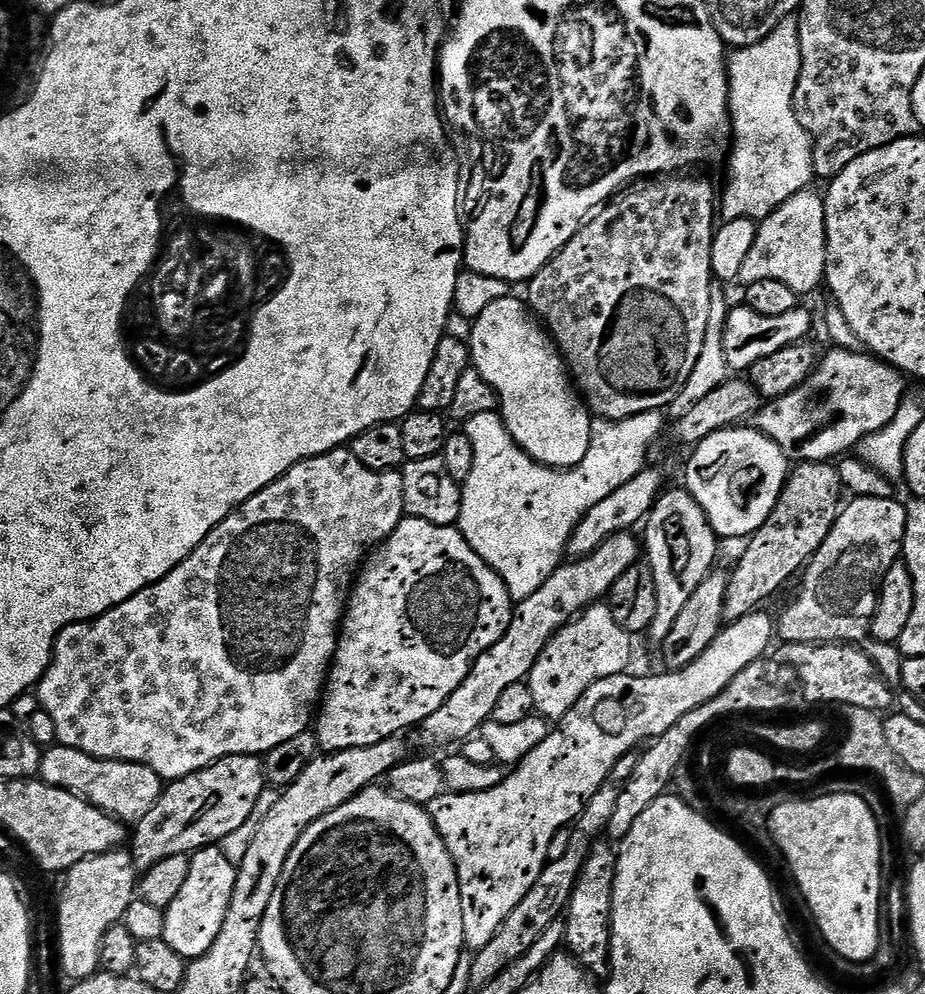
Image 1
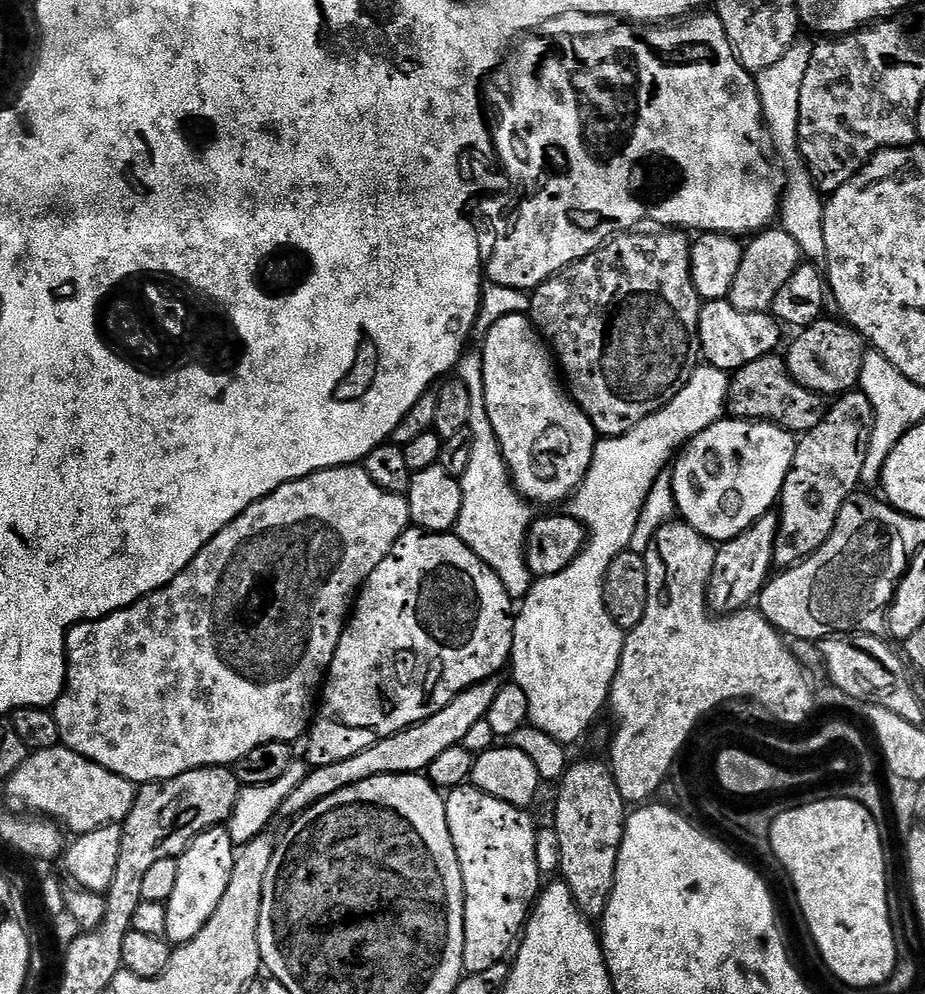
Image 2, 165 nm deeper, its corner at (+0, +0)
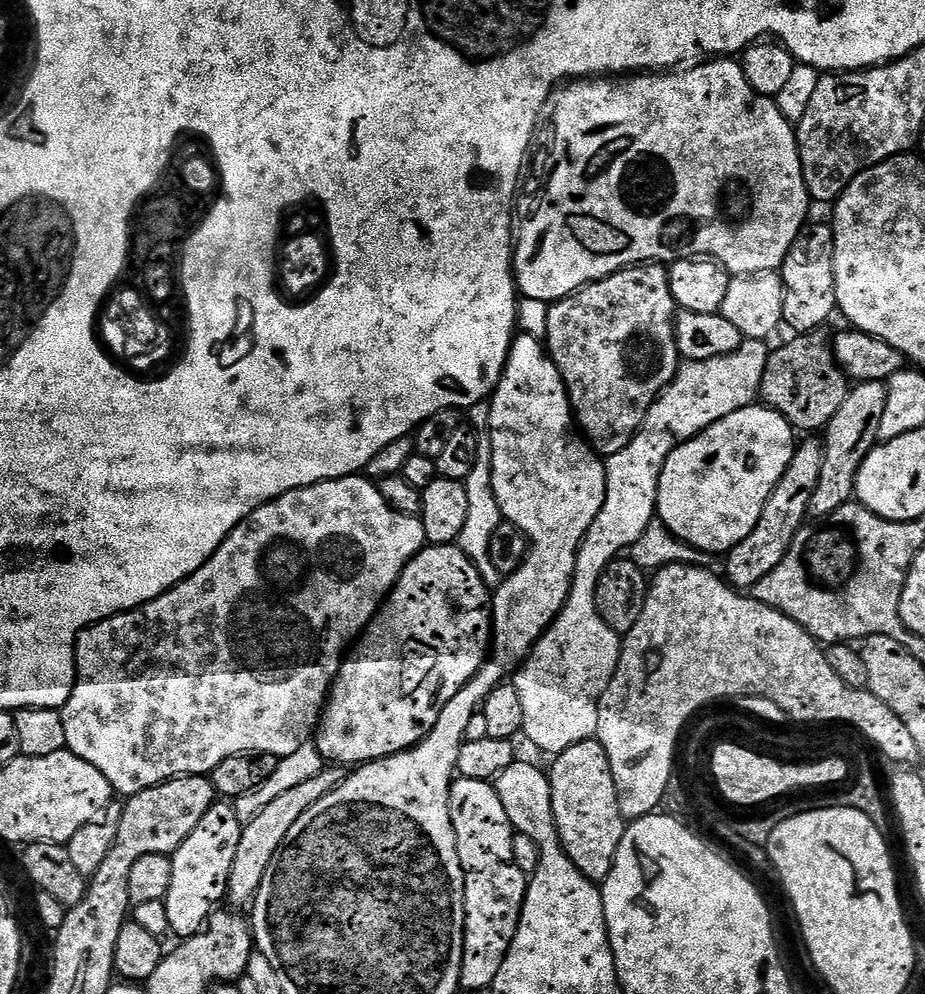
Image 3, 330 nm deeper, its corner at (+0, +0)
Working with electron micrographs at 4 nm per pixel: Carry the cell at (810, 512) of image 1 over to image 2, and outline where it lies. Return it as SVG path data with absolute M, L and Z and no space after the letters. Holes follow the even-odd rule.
M853 390L843 393L833 404L814 430L797 439L794 462L780 491L780 525L772 559L780 570L794 567L823 546L834 530L834 522L838 522L842 506L862 484L860 475L872 428L871 401L864 392Z

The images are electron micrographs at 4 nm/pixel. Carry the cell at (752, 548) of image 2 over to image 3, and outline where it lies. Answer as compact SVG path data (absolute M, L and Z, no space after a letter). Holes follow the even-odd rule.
M819 439L805 440L808 441L805 444L803 441L797 447L794 458L790 458L790 466L786 466L782 478L770 494L758 518L758 526L754 526L754 530L750 530L750 534L742 538L742 542L735 544L726 553L728 559L724 564L725 570L728 571L726 580L737 590L750 590L755 584L762 582L762 578L766 578L766 574L770 574L770 570L774 570L774 566L778 566L782 558L786 558L797 530L803 528L806 523L806 517L809 515L808 507L818 486L824 450Z

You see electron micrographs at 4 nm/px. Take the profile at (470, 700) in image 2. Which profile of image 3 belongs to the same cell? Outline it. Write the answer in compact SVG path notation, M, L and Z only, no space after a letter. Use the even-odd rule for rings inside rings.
M325 766L321 772L314 774L314 778L306 782L293 786L291 790L286 790L286 794L274 798L270 806L266 806L262 811L246 825L243 825L238 838L238 850L234 853L234 866L230 866L230 882L228 883L227 899L233 900L236 904L251 905L256 898L256 892L262 886L262 878L266 878L266 870L286 834L290 834L290 826L306 814L314 802L326 798L326 794L333 792L342 779L341 769L336 766Z

